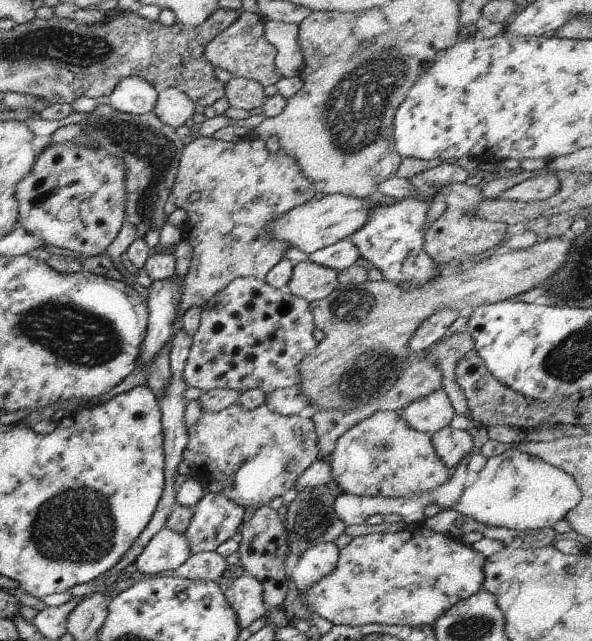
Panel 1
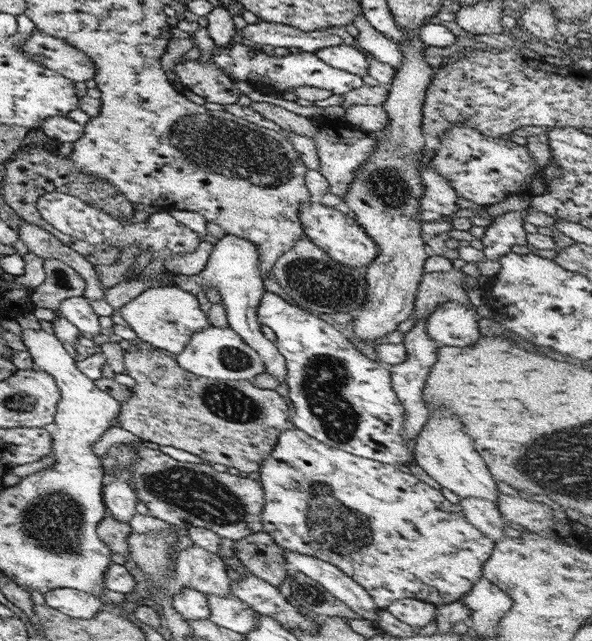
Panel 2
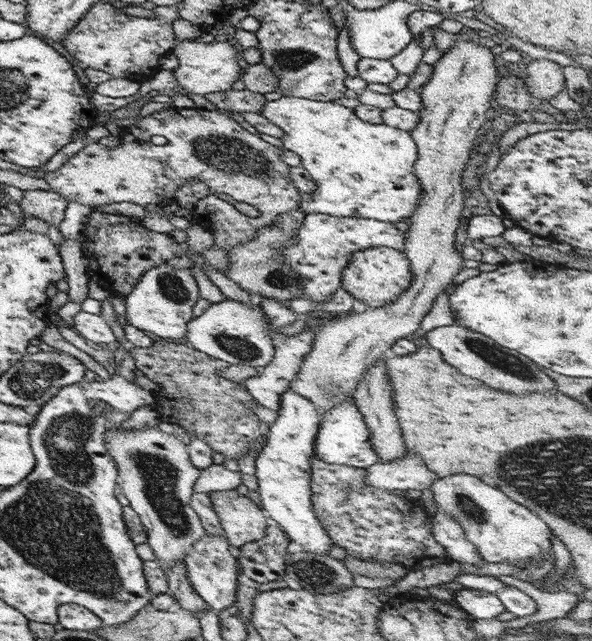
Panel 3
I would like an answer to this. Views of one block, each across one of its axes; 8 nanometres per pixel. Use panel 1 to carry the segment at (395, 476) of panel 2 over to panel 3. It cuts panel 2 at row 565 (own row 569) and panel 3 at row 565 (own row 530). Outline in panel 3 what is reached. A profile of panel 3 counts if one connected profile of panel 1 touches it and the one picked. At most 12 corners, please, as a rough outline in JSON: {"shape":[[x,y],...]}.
{"shape":[[311,456],[313,511],[348,557],[451,562],[422,502]]}

